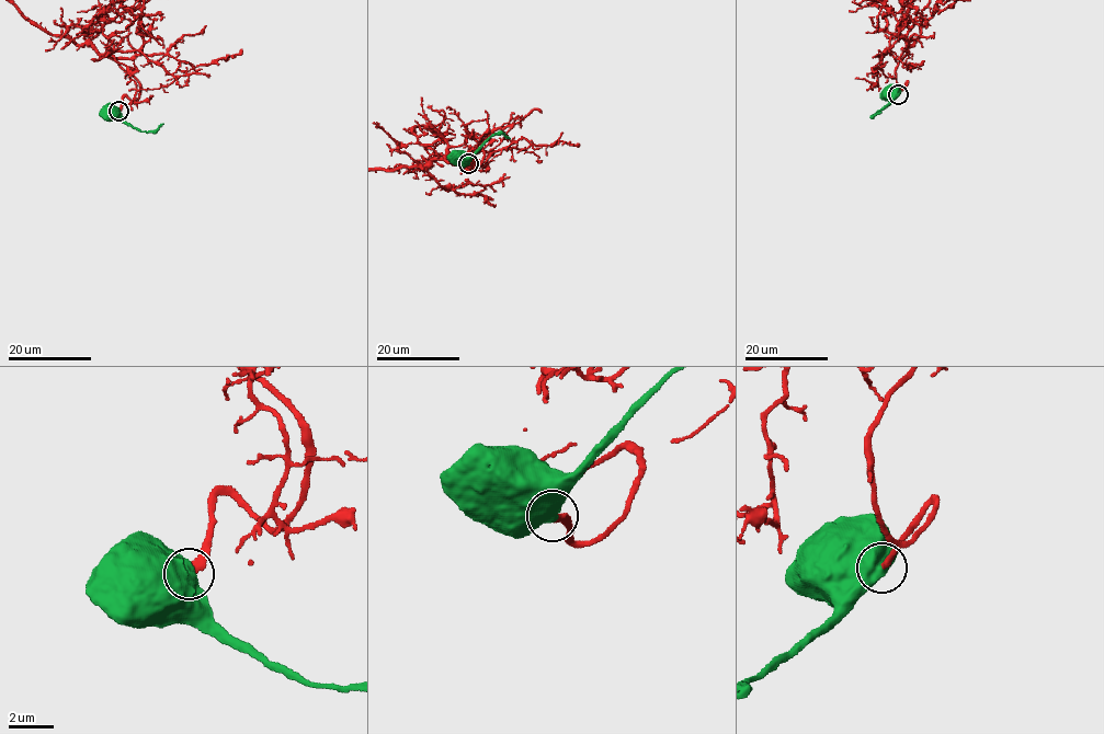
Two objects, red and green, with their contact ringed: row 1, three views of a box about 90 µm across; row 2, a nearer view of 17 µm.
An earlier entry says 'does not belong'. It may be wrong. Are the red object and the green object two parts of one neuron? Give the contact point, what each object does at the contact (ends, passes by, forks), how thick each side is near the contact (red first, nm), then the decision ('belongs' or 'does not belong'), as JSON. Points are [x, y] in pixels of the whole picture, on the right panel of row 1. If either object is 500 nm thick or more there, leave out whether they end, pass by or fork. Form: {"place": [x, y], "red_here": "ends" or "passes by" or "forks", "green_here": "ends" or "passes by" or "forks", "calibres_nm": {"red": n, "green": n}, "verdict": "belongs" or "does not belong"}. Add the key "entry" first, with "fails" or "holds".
{"entry": "fails", "place": [898, 94], "calibres_nm": {"red": 340, "green": 950}, "verdict": "belongs"}

